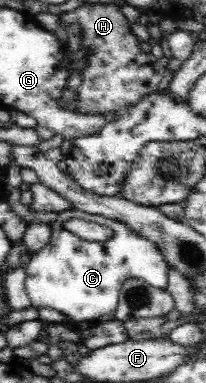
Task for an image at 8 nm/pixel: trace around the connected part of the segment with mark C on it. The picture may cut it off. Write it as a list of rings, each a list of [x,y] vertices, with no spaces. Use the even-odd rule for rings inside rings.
[[[69,208],[60,211],[50,225],[48,246],[44,246],[25,266],[25,289],[32,306],[52,308],[72,320],[85,320],[93,325],[116,319],[119,292],[126,280],[142,280],[152,288],[166,291],[171,268],[162,252],[154,241],[138,234],[125,222]],[[70,218],[110,226],[115,235],[106,243],[80,239],[64,227],[64,222]]]

